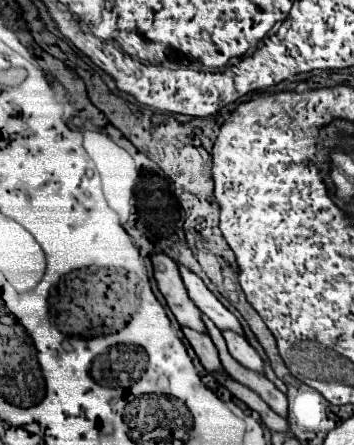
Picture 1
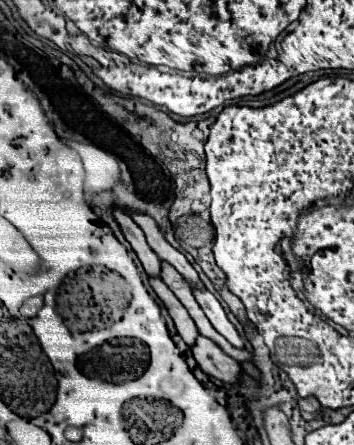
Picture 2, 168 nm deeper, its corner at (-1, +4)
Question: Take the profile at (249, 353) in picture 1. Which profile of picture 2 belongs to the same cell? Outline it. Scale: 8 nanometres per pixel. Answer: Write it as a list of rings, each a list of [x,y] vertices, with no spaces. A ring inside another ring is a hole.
[[[194,288],[192,294],[194,294],[196,302],[200,304],[200,308],[204,310],[204,314],[208,316],[210,324],[216,328],[216,332],[220,332],[232,346],[244,348],[242,338],[238,336],[238,332],[236,332],[236,328],[232,326],[232,322],[226,318],[226,312],[224,312],[222,304],[218,302],[218,298],[216,298],[212,292],[204,290],[204,288]]]

